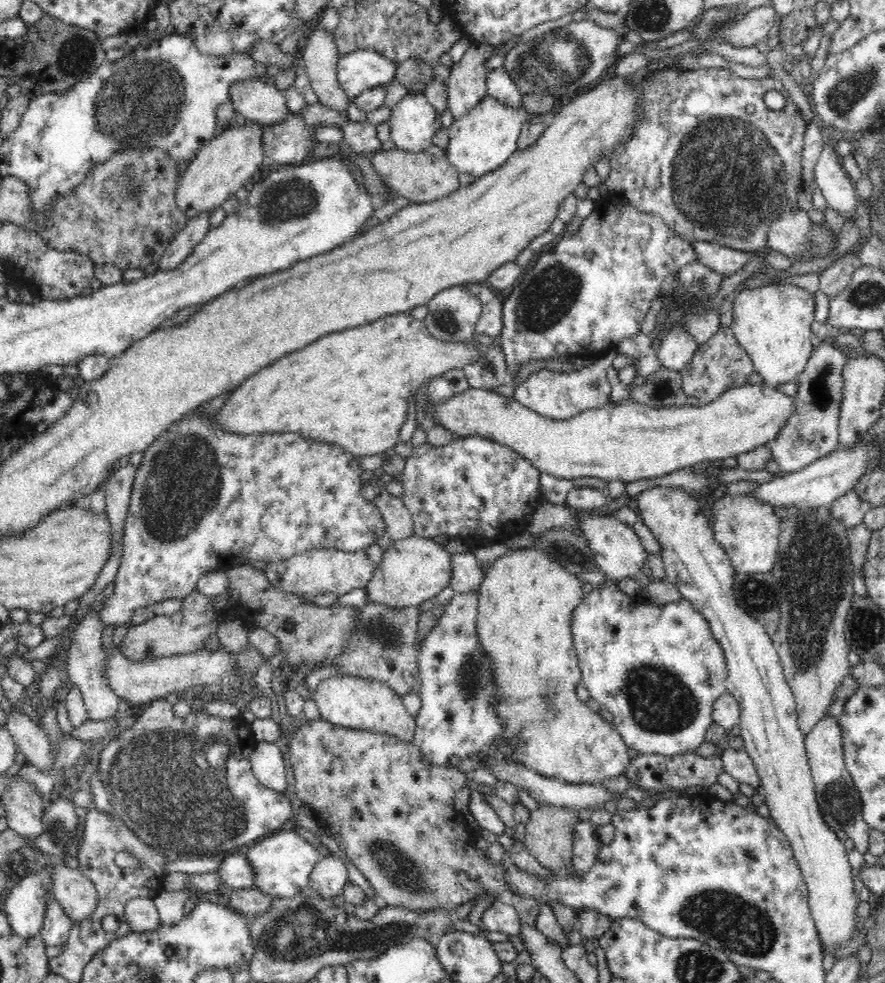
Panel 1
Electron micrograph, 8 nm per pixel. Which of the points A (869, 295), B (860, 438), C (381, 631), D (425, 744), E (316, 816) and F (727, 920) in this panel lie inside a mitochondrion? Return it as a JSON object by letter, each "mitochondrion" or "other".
{"A":"mitochondrion","B":"other","C":"mitochondrion","D":"other","E":"other","F":"mitochondrion"}

